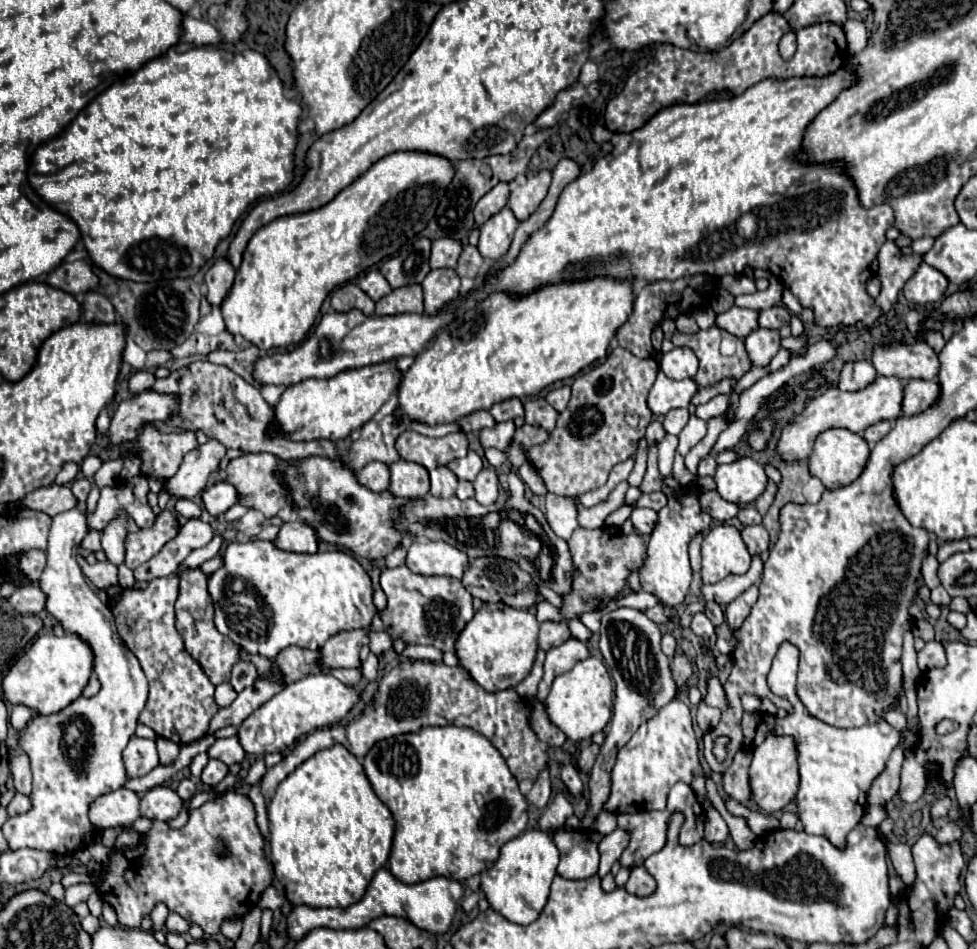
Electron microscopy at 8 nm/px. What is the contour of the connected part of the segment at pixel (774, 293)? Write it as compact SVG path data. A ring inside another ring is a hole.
M770 277L770 287L766 291L756 291L756 293L750 293L750 295L738 295L736 305L746 307L746 309L756 309L756 311L770 309L770 307L782 303L784 289L786 287L776 277Z

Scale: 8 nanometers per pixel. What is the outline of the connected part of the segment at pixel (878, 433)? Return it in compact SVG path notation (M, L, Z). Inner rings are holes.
M888 421L874 423L874 425L870 425L870 427L866 429L864 439L868 441L868 445L870 445L870 447L874 447L874 445L876 445L880 439L884 439L884 437L890 433L890 429L892 429L892 425L890 425Z

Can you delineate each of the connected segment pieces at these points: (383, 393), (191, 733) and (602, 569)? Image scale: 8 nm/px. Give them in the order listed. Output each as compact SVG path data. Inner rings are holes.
M392 363L366 365L350 369L328 379L306 379L286 387L278 405L274 407L274 419L268 427L268 435L286 435L290 441L314 441L314 439L346 439L354 429L370 421L378 409L386 403L390 393L396 389L400 373Z
M180 571L166 579L152 579L146 589L122 589L108 607L114 615L120 639L138 657L142 671L148 677L150 695L138 721L154 729L156 735L184 745L198 741L208 733L208 723L220 707L214 701L214 685L200 663L184 649L184 641L176 631L174 603L178 597L178 585Z
M578 527L568 539L568 545L572 549L574 563L580 569L580 577L574 581L574 591L564 599L582 599L582 611L590 611L600 601L614 599L618 591L624 587L630 571L640 569L640 565L644 563L644 539L638 533L626 537L620 529L600 527L588 531Z

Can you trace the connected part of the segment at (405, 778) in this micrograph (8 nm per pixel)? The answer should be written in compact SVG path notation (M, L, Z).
M454 725L424 727L418 733L390 737L376 743L362 765L374 793L392 811L396 821L388 867L402 883L422 883L432 877L464 881L490 869L500 855L500 847L526 831L528 803L514 775L500 751L474 729Z

